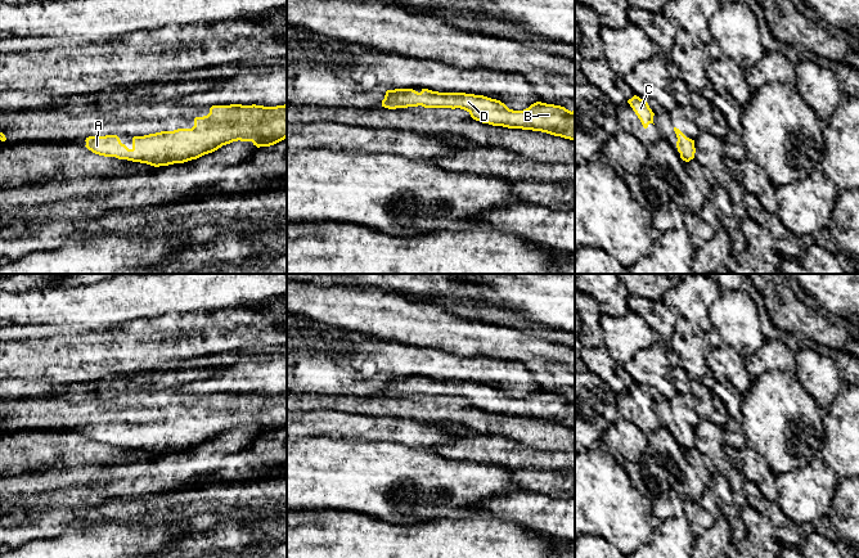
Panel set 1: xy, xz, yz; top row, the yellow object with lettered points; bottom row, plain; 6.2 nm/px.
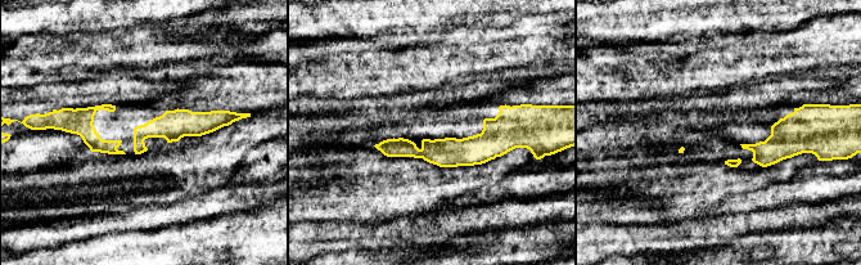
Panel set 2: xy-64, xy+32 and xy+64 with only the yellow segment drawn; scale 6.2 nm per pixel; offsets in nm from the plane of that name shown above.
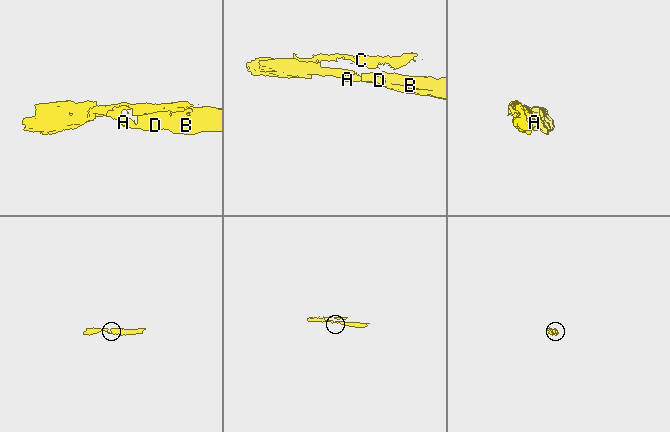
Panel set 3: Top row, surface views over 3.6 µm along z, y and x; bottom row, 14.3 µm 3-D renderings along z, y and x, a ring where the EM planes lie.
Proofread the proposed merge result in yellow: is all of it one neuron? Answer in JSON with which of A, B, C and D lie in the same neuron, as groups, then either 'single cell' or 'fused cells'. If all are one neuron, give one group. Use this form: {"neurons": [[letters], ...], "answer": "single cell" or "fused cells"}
{"neurons": [["A", "B", "C", "D"]], "answer": "single cell"}

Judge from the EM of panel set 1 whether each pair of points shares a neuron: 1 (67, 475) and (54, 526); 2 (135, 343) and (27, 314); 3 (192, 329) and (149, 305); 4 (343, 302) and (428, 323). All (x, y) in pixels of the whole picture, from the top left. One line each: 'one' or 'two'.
1: two
2: two
3: two
4: one

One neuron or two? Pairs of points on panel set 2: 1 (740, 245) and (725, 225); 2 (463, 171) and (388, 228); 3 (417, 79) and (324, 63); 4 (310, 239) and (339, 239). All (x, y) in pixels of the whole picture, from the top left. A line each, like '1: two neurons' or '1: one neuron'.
1: two neurons
2: two neurons
3: one neuron
4: one neuron

